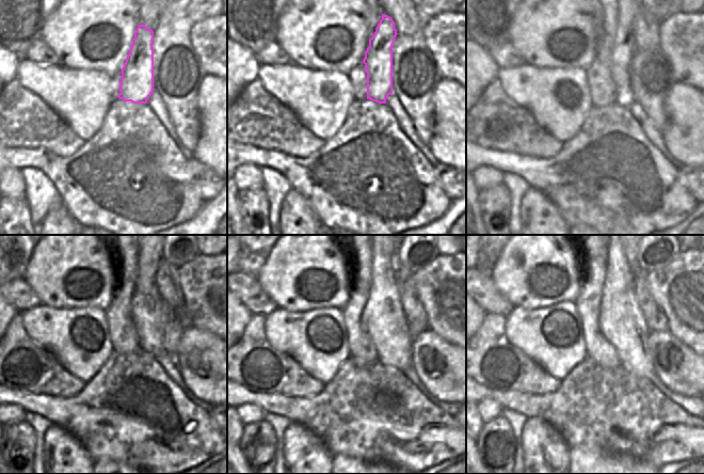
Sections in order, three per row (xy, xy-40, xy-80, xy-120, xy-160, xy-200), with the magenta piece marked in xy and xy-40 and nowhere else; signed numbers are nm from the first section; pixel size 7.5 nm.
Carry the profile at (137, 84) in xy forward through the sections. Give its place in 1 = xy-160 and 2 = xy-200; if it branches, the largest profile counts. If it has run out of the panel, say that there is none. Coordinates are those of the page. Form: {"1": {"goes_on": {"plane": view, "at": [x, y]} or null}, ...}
{"1": {"goes_on": {"plane": "xy-160", "at": [389, 256]}}, "2": {"goes_on": {"plane": "xy-200", "at": [627, 273]}}}

